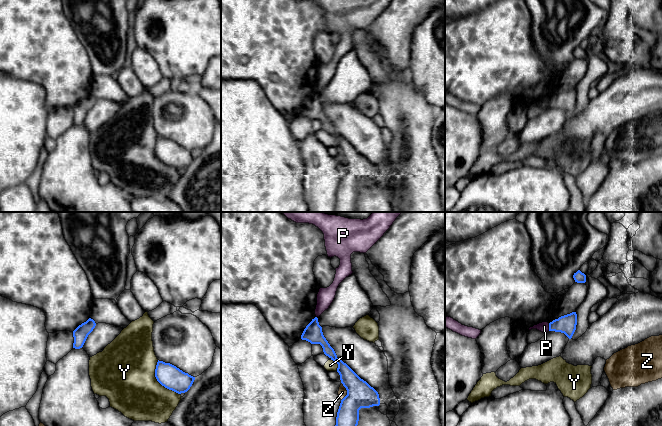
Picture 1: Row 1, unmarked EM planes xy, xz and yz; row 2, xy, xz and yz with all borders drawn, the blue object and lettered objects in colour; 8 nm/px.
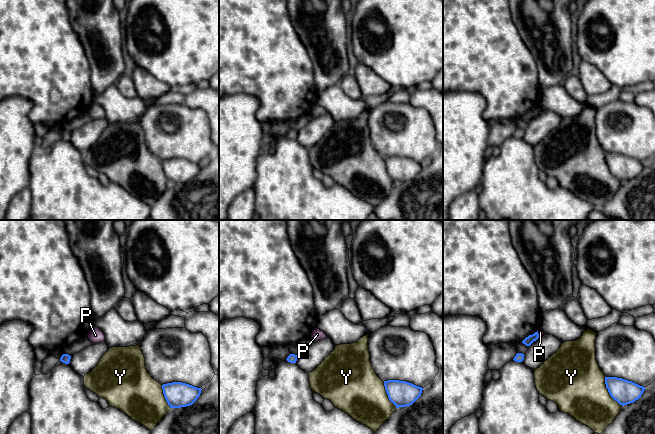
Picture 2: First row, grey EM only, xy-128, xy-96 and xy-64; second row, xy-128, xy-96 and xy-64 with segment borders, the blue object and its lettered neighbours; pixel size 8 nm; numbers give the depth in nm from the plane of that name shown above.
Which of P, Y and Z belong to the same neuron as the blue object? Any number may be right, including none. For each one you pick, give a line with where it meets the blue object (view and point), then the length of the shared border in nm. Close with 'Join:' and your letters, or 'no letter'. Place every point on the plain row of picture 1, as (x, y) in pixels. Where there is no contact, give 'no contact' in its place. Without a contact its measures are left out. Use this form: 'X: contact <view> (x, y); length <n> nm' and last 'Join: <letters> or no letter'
Join: no letter

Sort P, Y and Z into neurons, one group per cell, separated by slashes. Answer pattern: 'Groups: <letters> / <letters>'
Groups: P / Y / Z

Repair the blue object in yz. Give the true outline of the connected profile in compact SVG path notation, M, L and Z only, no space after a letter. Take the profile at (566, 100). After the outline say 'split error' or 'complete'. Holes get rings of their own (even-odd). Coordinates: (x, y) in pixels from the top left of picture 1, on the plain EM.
M570 90L559 93L549 99L549 107L564 109L569 115L572 114L577 101L577 90Z | complete

